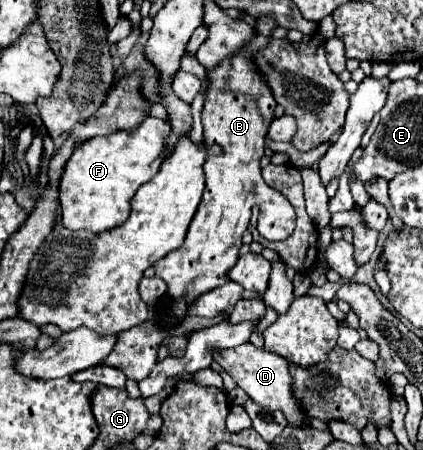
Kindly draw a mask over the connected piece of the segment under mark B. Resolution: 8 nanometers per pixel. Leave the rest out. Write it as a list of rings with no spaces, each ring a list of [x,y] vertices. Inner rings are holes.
[[[259,16],[253,42],[249,42],[245,50],[237,50],[233,58],[225,58],[217,70],[207,70],[209,84],[201,114],[203,144],[221,146],[221,154],[205,158],[205,194],[197,214],[193,216],[185,244],[155,262],[155,272],[167,282],[167,294],[173,300],[187,294],[187,302],[193,302],[201,294],[223,286],[229,280],[227,272],[239,258],[241,236],[249,226],[253,206],[261,208],[257,230],[265,240],[285,240],[295,228],[293,206],[285,200],[285,196],[279,196],[277,190],[265,183],[259,166],[265,148],[265,134],[273,122],[277,102],[269,86],[265,86],[265,78],[253,70],[253,54],[269,44],[275,28],[277,22],[273,18]]]

